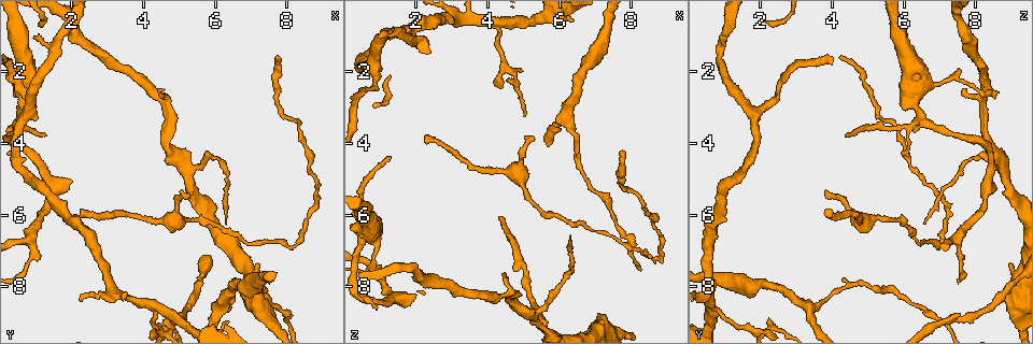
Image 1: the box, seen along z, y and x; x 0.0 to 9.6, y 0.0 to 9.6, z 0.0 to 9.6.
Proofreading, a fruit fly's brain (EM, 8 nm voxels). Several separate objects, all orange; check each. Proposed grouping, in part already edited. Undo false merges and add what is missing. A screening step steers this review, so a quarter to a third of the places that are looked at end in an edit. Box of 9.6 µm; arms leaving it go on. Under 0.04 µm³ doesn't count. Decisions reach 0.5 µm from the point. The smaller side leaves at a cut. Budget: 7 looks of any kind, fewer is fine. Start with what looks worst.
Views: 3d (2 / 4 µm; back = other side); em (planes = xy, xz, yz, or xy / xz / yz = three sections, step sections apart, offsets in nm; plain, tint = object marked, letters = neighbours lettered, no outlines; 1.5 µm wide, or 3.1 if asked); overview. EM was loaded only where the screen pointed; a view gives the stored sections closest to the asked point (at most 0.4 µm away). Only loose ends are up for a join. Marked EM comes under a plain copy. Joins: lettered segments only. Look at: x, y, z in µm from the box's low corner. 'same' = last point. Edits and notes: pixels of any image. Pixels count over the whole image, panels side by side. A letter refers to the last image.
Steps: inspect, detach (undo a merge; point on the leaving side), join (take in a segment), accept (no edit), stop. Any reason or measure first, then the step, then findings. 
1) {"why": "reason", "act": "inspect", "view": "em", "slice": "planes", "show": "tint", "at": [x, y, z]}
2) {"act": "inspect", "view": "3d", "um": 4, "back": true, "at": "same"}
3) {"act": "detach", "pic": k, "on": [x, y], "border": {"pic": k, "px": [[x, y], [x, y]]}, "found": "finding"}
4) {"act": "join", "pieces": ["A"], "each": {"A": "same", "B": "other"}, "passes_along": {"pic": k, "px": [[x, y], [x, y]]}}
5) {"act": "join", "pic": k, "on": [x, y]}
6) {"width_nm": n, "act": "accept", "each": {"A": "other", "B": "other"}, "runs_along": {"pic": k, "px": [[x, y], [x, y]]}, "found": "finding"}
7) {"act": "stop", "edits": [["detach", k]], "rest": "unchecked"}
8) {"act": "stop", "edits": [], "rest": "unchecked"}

{"why": "end of a long branch", "act": "inspect", "view": "em", "slice": "yz", "step": 8, "show": "letters", "at": [7.65, 1.55, 4.20]}

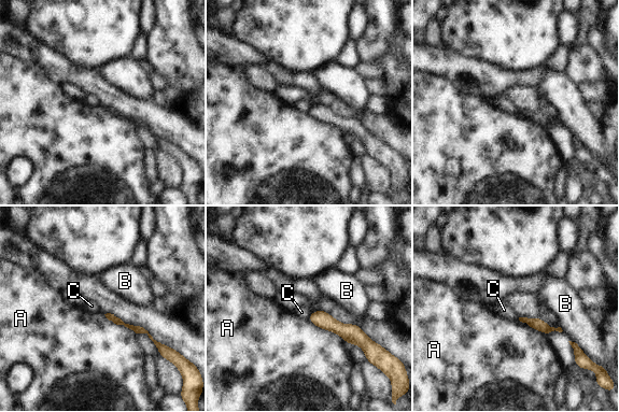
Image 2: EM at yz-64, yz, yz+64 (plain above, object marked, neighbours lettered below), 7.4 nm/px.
{"why": "cut it another way", "act": "inspect", "view": "em", "slice": "planes", "show": "letters", "at": "same"}

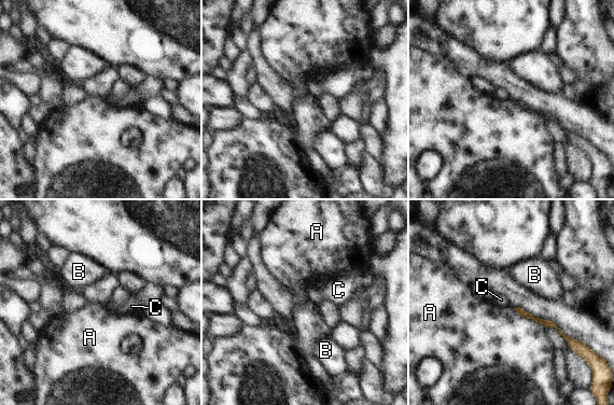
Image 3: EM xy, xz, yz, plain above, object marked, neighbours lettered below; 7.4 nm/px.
{"longest_contact_nm": ["A", 280], "act": "accept", "each": {"A": "other", "B": "other", "C": "other"}, "found": "none of them fits"}

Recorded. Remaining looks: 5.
{"why": "free end", "act": "inspect", "view": "3d", "um": 2, "back": true, "at": [1.25, 3.75, 4.35]}

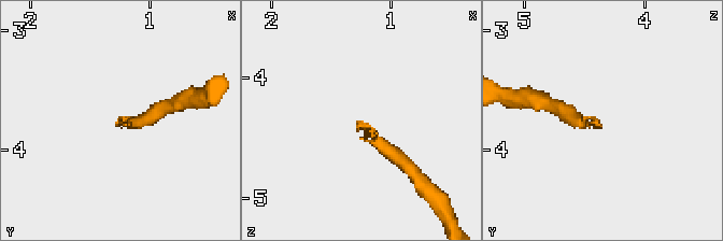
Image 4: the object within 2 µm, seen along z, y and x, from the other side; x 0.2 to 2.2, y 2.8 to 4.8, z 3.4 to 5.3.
{"why": "shape alone is not enough", "act": "inspect", "view": "em", "slice": "xz", "step": 4, "show": "tint", "at": [1.26, 3.78, 4.40]}

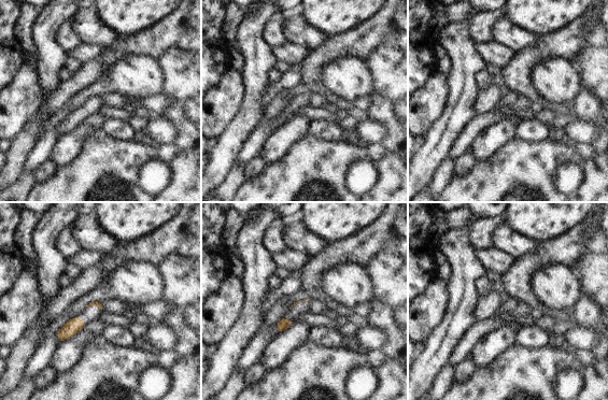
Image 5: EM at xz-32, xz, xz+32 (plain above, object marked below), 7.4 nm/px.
{"act": "inspect", "view": "em", "slice": "planes", "show": "letters", "at": "same"}

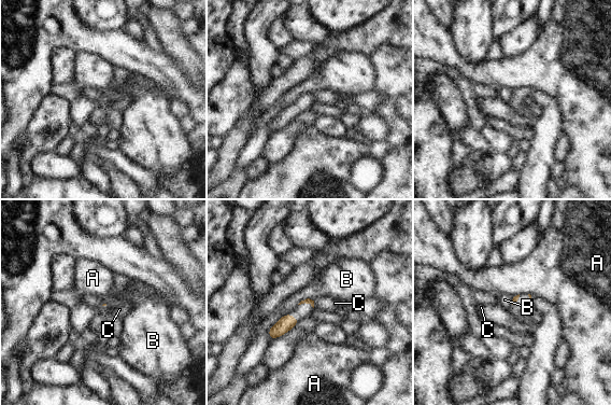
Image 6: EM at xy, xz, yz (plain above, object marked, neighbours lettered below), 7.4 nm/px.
{"act": "accept", "each": {"A": "other", "B": "other", "C": "other"}, "border": {"pic": 6, "px": [[304, 298], [313, 301]]}, "found": "none of them fits"}

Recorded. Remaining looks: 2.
{"why": "calibre changes", "act": "inspect", "view": "3d", "um": 4, "at": [6.20, 8.55, 3.35]}

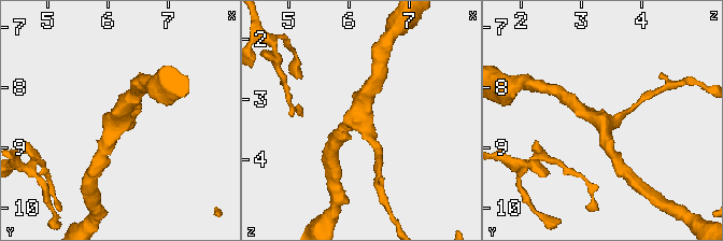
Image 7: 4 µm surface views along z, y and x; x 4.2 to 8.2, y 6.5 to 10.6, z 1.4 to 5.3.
{"act": "inspect", "view": "em", "slice": "planes", "show": "letters", "at": [6.15, 8.55, 3.35]}

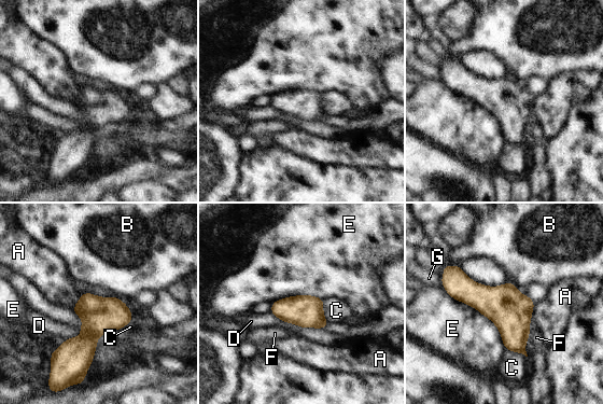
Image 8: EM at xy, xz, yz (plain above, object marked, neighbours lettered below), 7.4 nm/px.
{"longest_contact_nm": ["E", 650], "act": "accept", "each": {"A": "other", "B": "other", "C": "other", "D": "other", "E": "other", "F": "other", "G": "other"}, "border": {"pic": 8, "px": [[508, 281], [517, 286]]}, "found": "one cell here"}

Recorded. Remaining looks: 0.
{"act": "stop", "edits": [], "rest": "unchecked"}

